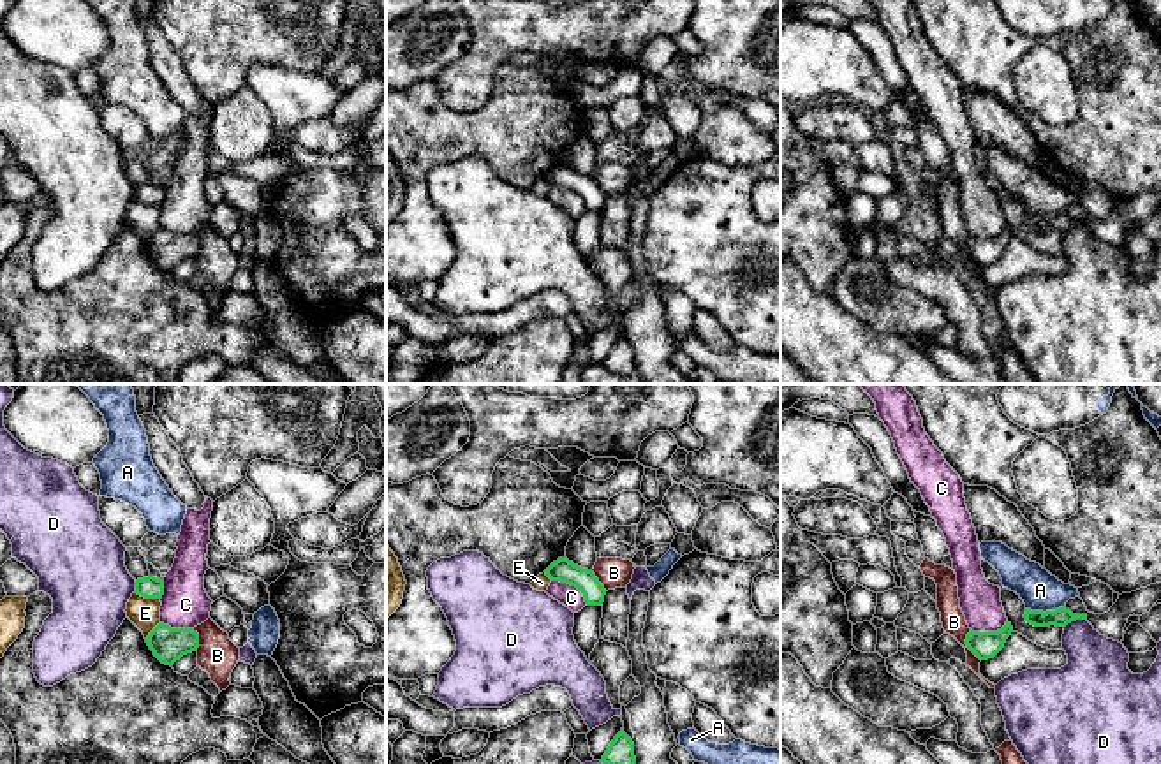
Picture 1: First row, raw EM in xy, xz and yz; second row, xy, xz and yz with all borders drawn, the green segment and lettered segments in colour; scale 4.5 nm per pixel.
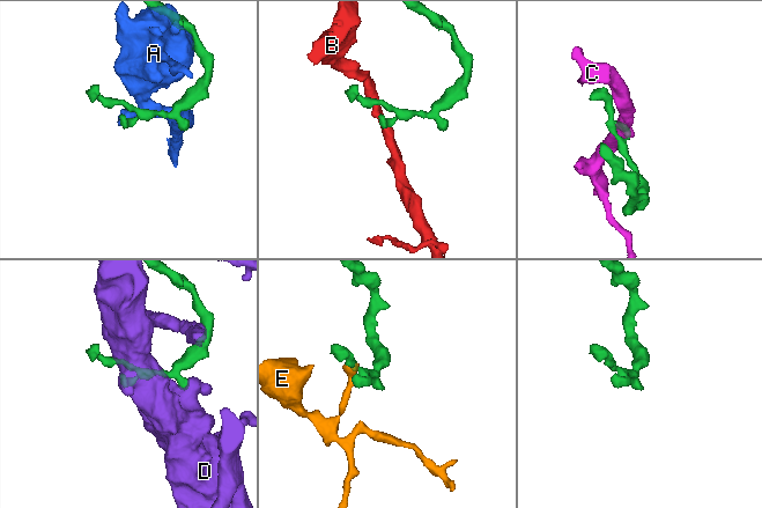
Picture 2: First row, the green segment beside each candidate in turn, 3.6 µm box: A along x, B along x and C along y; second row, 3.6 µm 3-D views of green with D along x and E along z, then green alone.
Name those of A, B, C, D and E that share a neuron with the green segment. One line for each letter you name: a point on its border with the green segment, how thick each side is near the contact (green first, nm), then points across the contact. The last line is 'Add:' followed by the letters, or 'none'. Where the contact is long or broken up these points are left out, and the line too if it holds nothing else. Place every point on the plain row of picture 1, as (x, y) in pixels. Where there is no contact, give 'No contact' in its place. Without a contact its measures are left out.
Add: none

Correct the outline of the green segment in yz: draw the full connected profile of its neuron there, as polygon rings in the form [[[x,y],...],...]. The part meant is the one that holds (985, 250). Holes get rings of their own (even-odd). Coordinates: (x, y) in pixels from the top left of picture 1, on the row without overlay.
[[[1008,227],[997,238],[971,236],[967,239],[965,250],[980,266],[988,266],[988,264],[994,264],[1004,253],[1004,248],[1011,241],[1011,238],[1013,238],[1013,232]]]

